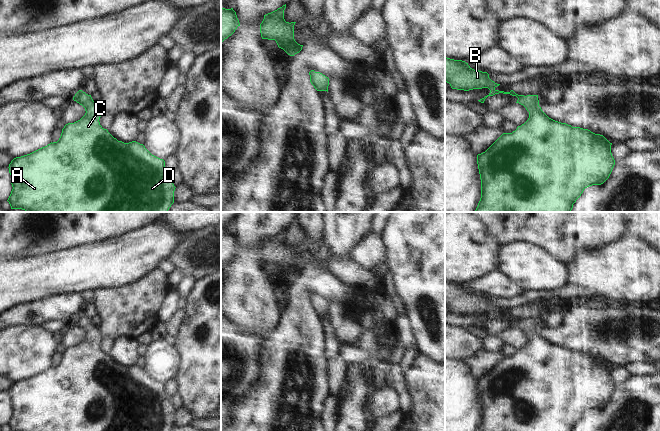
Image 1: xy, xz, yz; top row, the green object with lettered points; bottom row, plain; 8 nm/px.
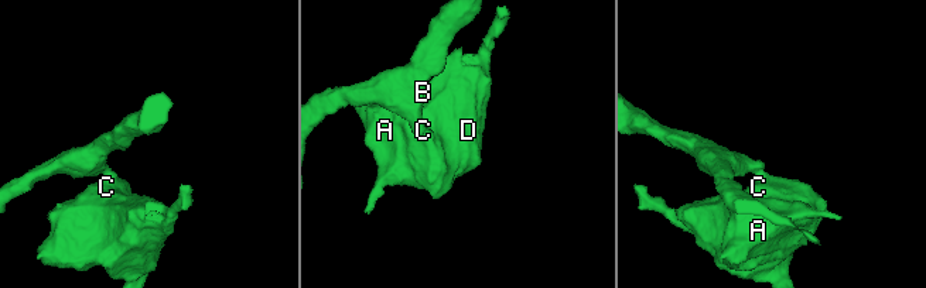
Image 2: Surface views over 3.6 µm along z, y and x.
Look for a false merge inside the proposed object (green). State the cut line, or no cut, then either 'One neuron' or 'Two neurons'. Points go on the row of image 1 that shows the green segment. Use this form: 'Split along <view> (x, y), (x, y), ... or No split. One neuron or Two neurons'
No split. One neuron.

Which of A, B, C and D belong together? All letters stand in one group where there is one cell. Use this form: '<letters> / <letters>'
A B C D

